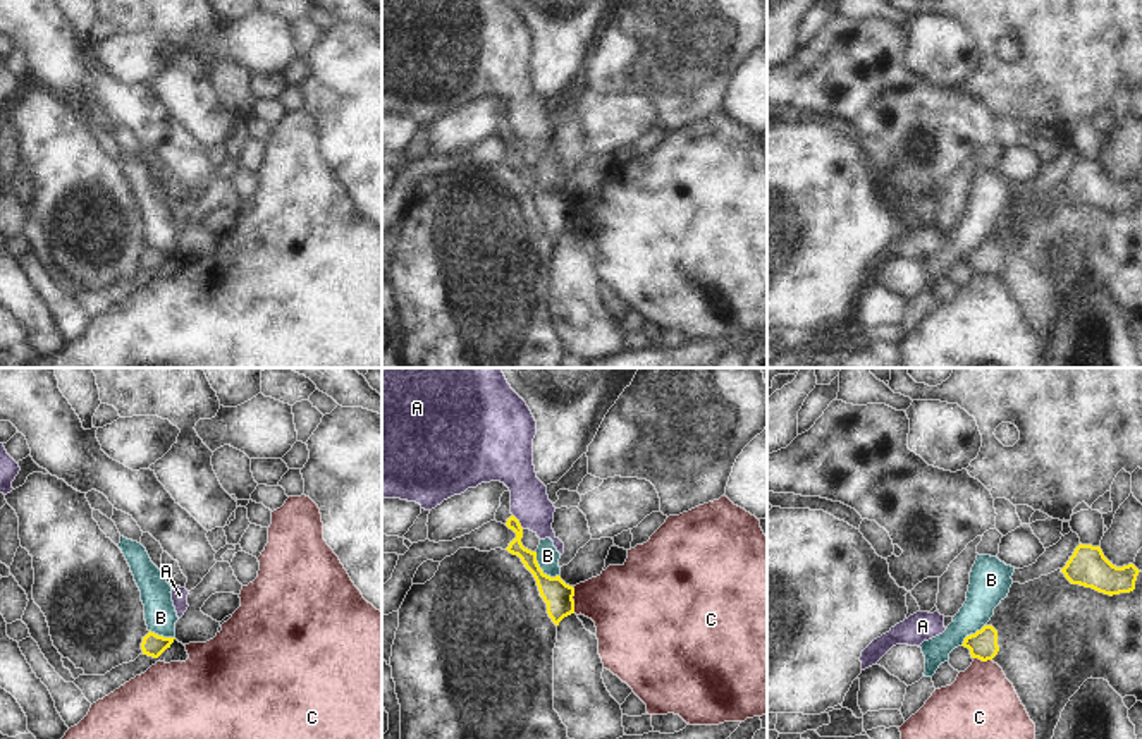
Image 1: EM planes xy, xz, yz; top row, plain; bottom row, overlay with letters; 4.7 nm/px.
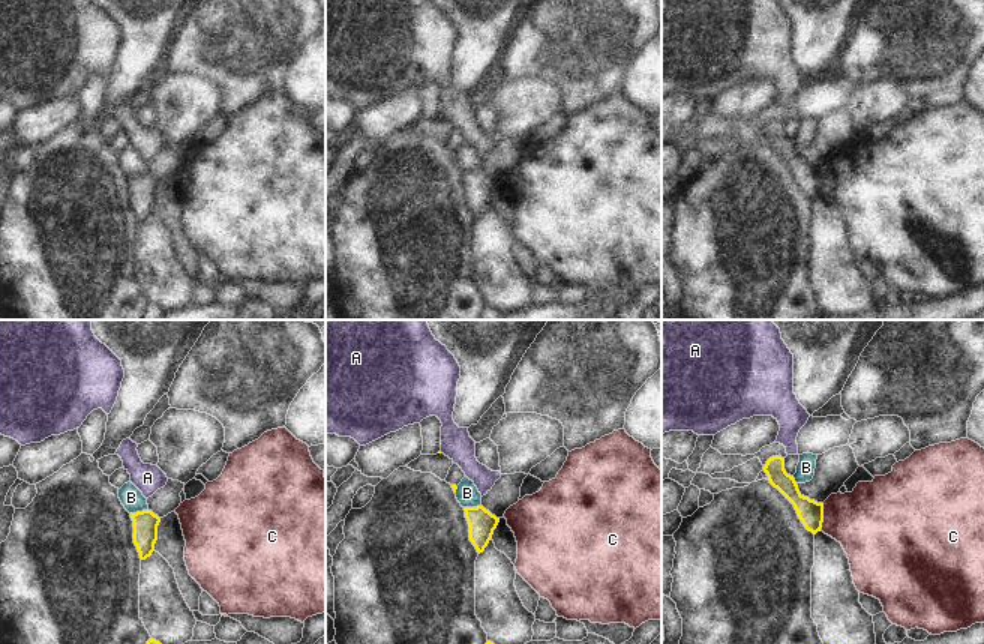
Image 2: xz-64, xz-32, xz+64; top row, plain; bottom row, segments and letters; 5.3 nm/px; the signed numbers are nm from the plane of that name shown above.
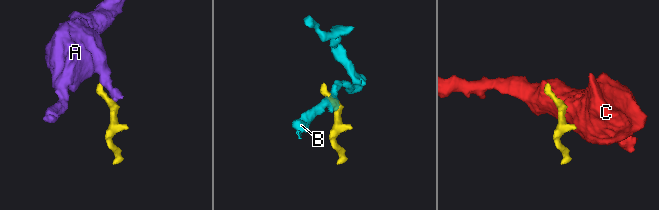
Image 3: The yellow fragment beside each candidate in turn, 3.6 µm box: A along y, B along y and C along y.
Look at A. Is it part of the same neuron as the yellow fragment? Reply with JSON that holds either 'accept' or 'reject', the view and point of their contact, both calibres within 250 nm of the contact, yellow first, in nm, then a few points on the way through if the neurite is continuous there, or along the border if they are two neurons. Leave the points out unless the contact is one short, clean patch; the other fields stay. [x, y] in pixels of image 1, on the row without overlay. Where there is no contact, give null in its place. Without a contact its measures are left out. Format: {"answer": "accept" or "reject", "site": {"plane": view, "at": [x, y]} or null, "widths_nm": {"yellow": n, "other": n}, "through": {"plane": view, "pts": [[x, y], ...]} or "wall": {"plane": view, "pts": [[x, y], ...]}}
{"answer": "reject", "site": {"plane": "xz", "at": [518, 136]}, "widths_nm": {"yellow": 70, "other": 180}, "wall": {"plane": "xz", "pts": [[513, 129], [523, 143]]}}

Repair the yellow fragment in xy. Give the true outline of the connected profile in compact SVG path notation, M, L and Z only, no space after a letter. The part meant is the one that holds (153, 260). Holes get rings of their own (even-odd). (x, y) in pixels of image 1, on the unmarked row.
M150 246L143 253L143 258L141 258L143 270L158 273L167 263L170 263L170 260L174 258L174 254L175 253L163 253L163 251L158 251L158 249L155 249L155 247Z

